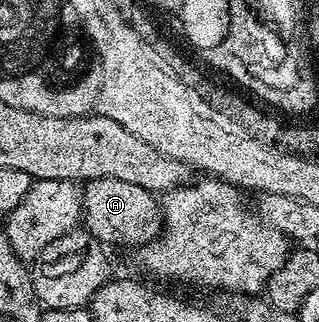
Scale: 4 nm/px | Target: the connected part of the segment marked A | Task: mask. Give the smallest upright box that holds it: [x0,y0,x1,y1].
[82,178,162,250]

